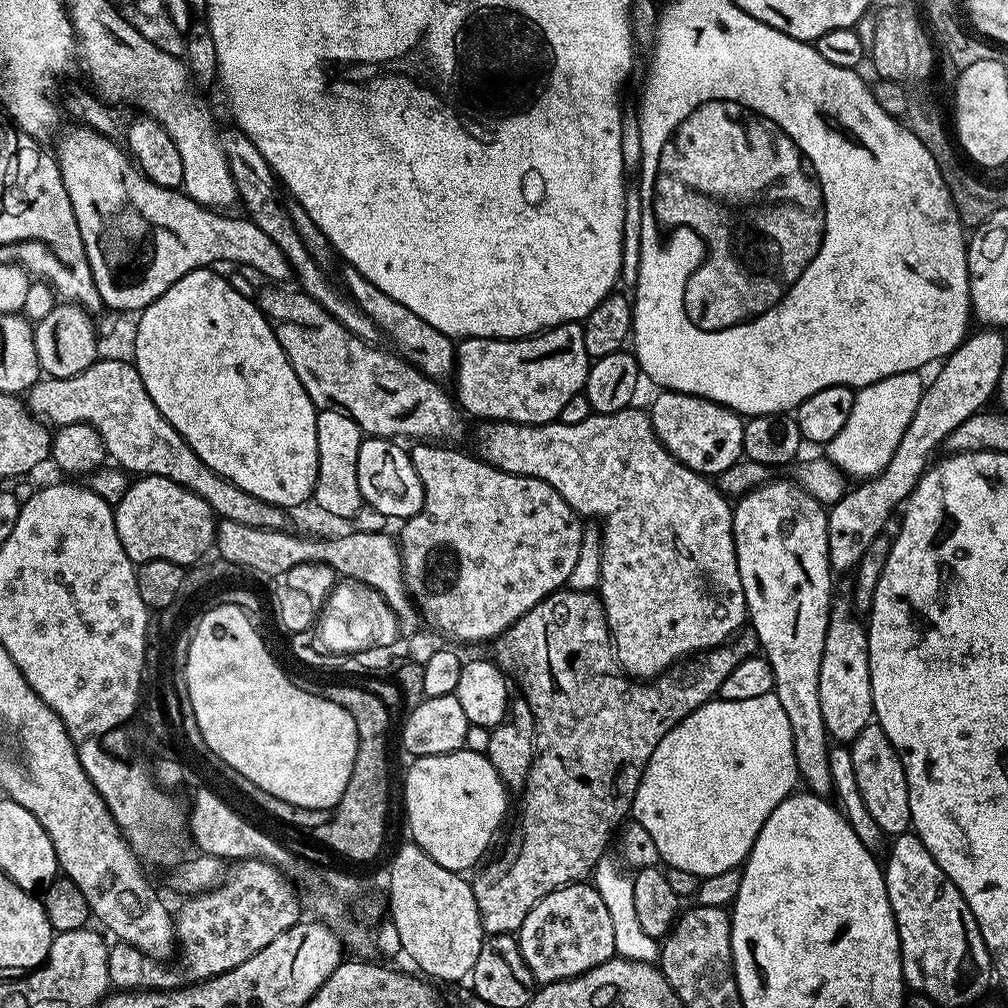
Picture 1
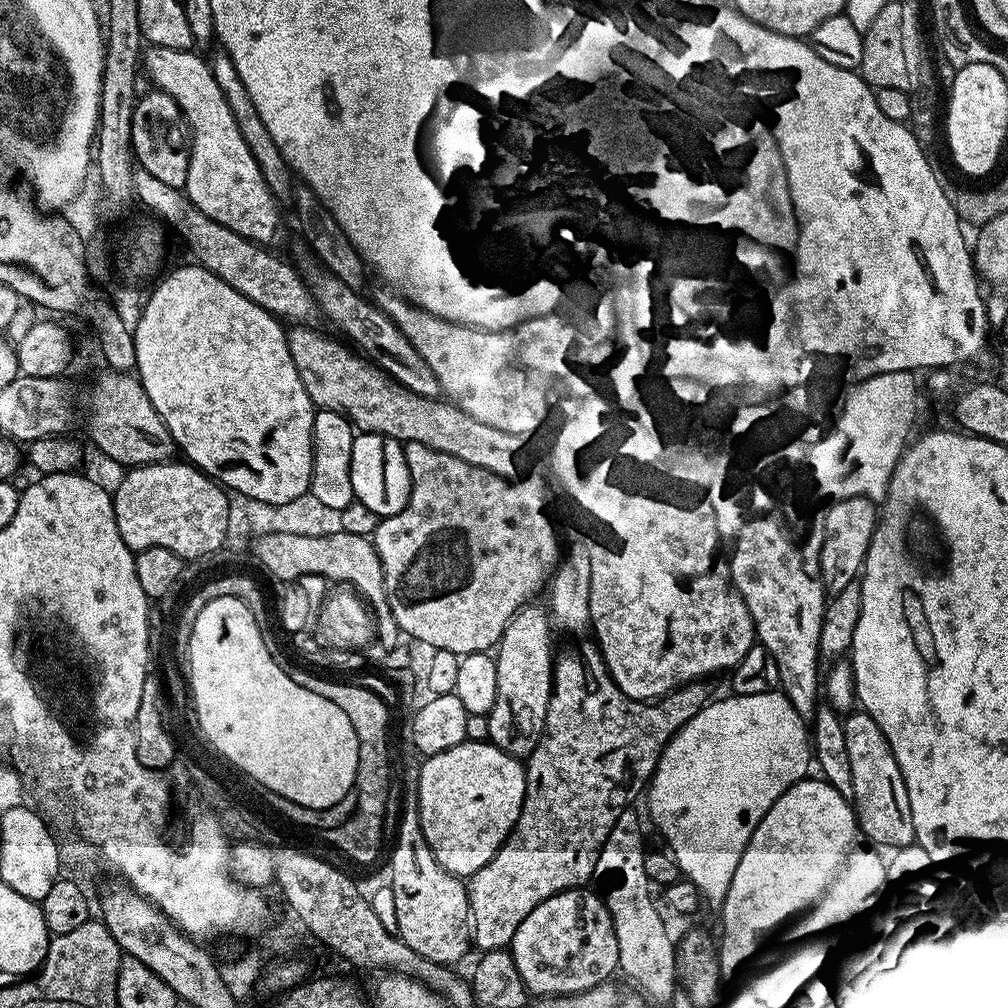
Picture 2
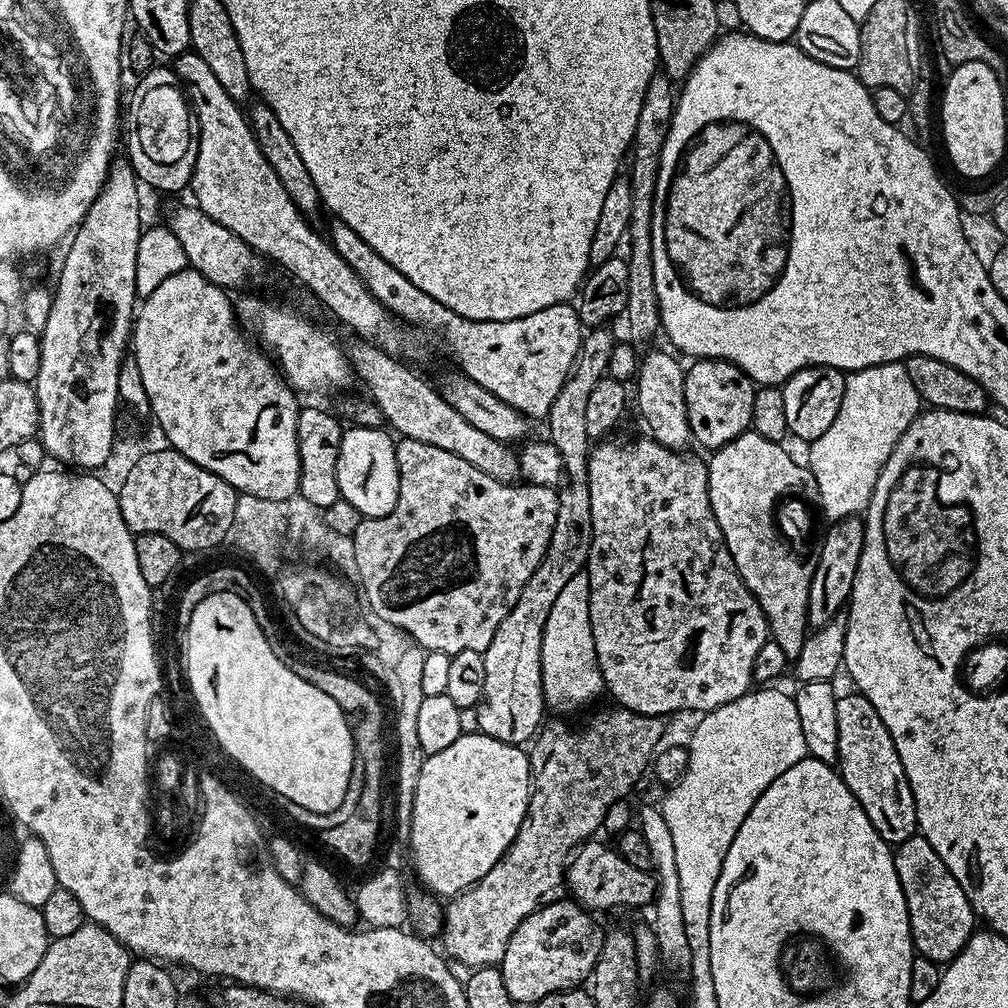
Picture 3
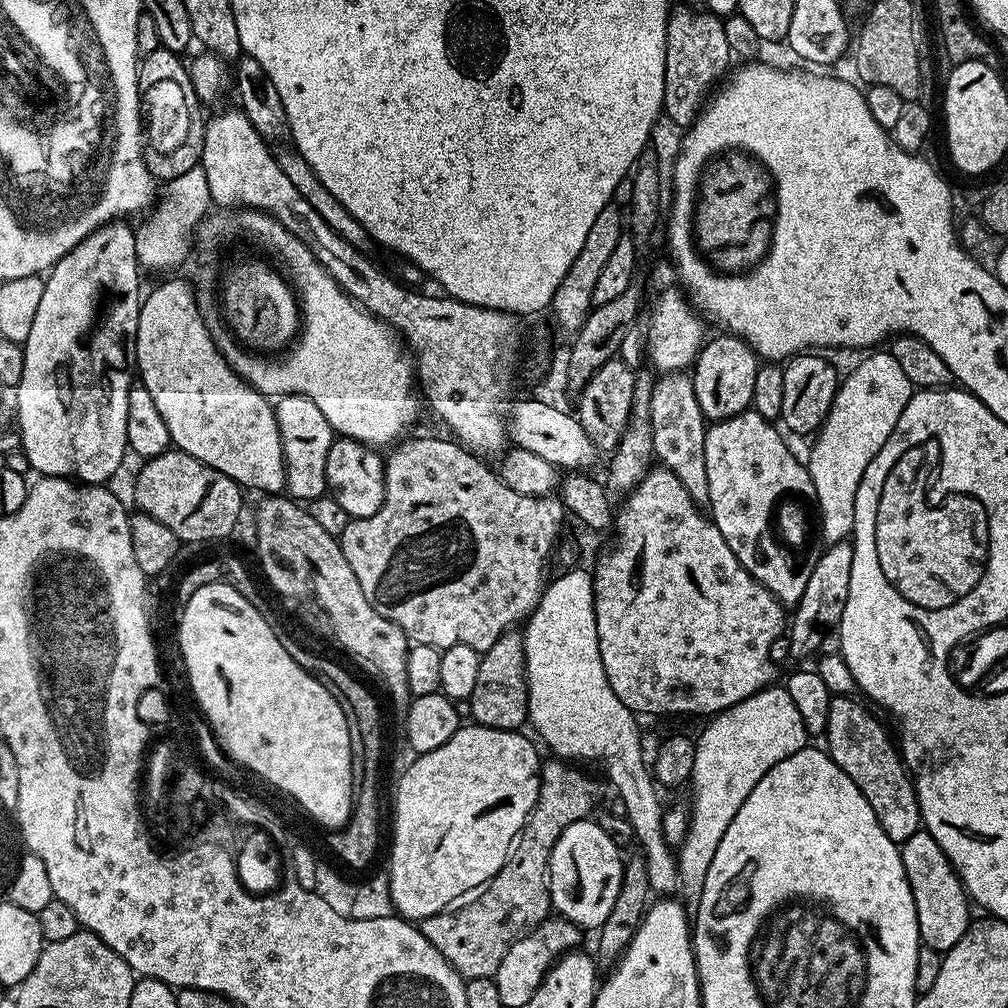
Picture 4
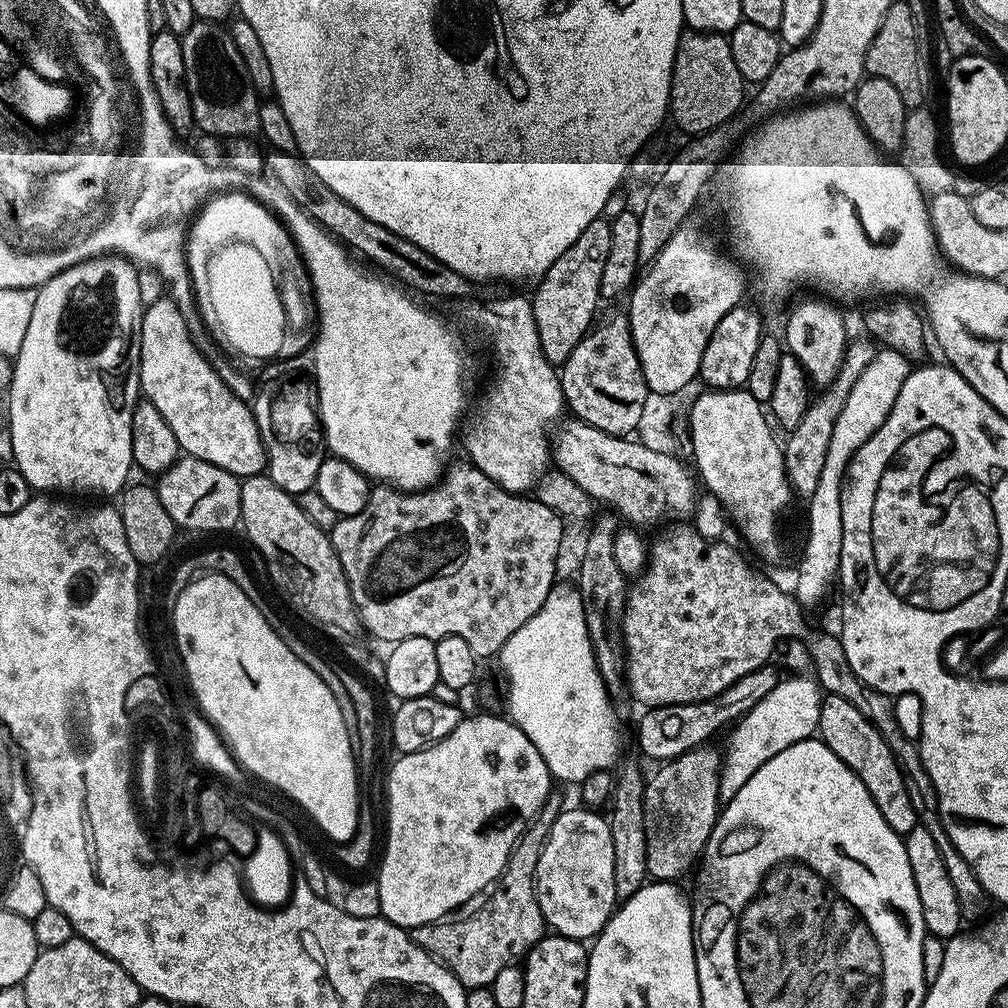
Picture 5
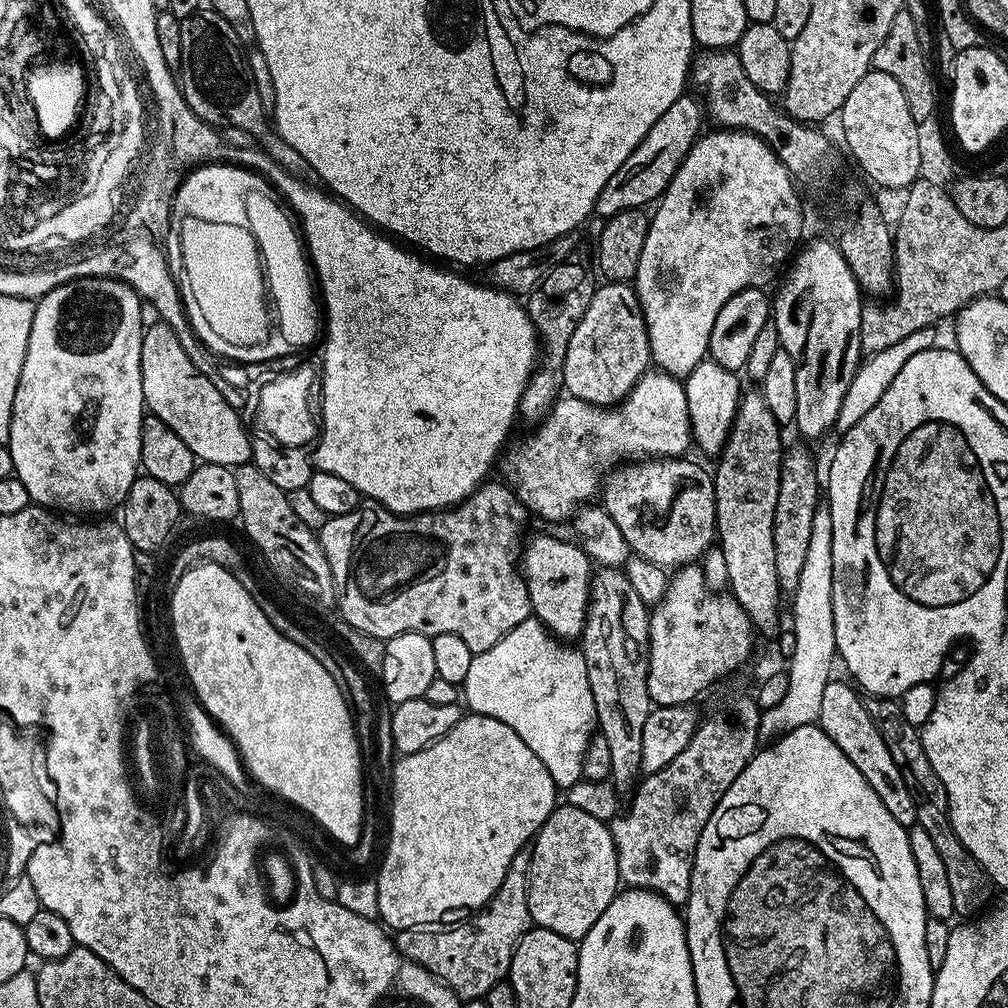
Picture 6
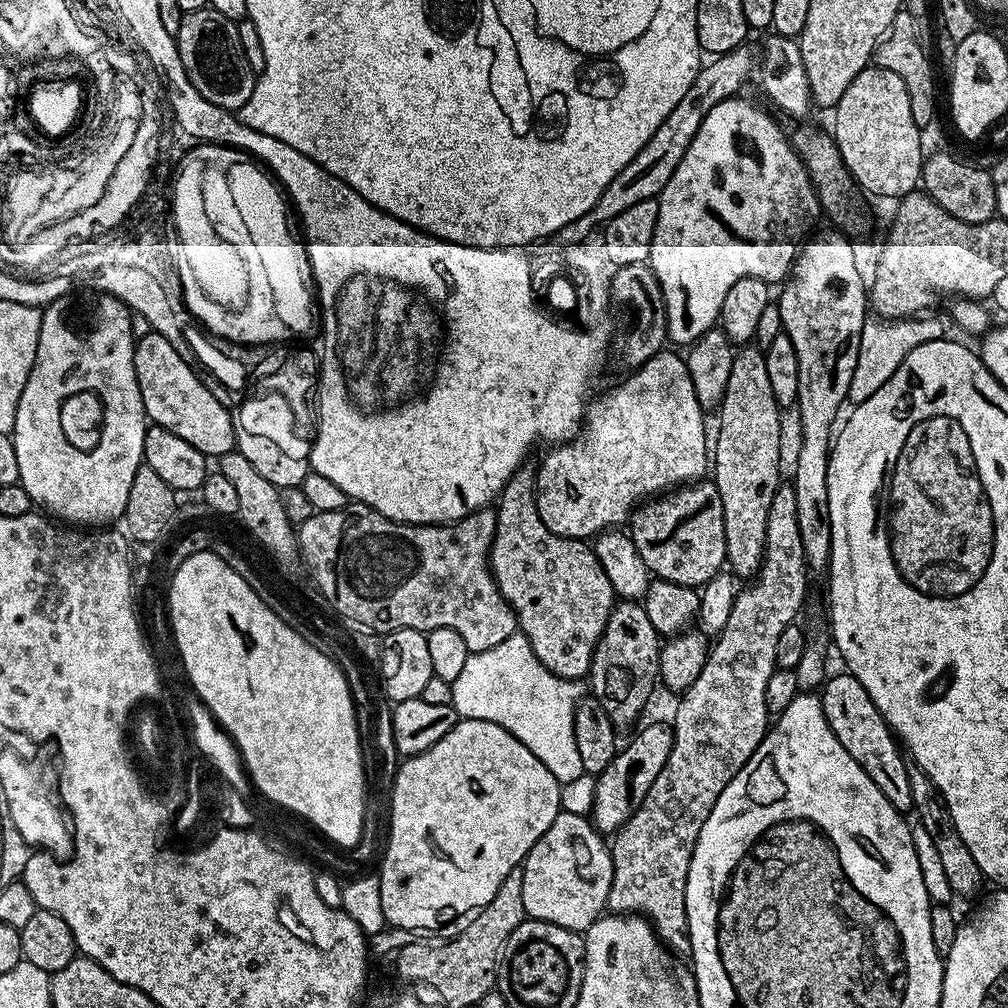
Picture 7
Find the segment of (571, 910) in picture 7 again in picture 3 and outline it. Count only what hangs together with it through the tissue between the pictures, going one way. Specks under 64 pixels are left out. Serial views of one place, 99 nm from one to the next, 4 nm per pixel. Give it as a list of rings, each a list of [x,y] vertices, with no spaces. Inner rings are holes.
[[[599,840],[582,844],[566,868],[566,886],[571,897],[589,911],[608,910],[622,906],[648,907],[656,899],[656,877],[652,872],[635,869],[613,847]]]

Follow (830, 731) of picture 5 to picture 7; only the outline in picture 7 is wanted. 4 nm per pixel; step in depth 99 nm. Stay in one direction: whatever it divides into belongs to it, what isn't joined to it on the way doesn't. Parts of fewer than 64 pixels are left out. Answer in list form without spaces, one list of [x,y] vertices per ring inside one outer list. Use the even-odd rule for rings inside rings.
[[[850,674],[843,675],[829,675],[819,693],[820,705],[824,707],[830,730],[834,730],[838,742],[846,746],[850,758],[854,758],[854,762],[862,766],[862,770],[871,778],[874,786],[878,786],[878,790],[886,794],[890,806],[894,806],[901,814],[911,813],[910,778],[905,753],[892,729],[882,718],[878,706],[874,706],[870,694],[866,694],[862,682],[858,682],[858,678]]]

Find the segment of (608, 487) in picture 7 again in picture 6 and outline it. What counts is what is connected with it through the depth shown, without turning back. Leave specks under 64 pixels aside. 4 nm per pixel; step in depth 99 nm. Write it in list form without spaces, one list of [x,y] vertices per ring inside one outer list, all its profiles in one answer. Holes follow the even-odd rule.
[[[649,370],[644,373],[644,376],[636,383],[632,393],[624,399],[620,404],[611,408],[600,408],[596,404],[587,404],[575,398],[560,398],[550,409],[548,416],[543,424],[539,424],[532,432],[533,436],[528,436],[512,453],[509,451],[508,456],[508,472],[512,475],[510,479],[511,487],[516,493],[516,497],[522,501],[524,507],[528,509],[533,517],[541,516],[544,520],[568,520],[571,521],[575,517],[578,509],[581,506],[587,505],[588,500],[592,495],[599,493],[602,488],[602,481],[605,479],[606,473],[625,463],[636,462],[641,458],[680,458],[685,455],[684,452],[693,443],[692,427],[690,426],[690,418],[688,417],[688,407],[686,406],[686,394],[684,393],[684,385],[675,376],[671,376],[669,372],[659,370]]]

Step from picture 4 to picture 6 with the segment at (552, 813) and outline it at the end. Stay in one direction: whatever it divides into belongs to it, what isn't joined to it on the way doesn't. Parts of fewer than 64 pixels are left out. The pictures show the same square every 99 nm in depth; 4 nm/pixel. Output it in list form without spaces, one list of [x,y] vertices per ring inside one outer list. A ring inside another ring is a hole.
[[[521,850],[512,859],[506,870],[506,878],[502,878],[502,886],[498,886],[498,890],[488,899],[488,903],[473,915],[476,916],[473,920],[468,920],[457,928],[448,928],[445,932],[436,932],[440,930],[429,930],[427,927],[399,929],[394,936],[398,951],[407,960],[422,965],[428,973],[448,985],[452,993],[459,996],[461,1001],[478,1000],[484,997],[495,984],[501,983],[507,977],[516,944],[533,923],[527,905],[529,857],[527,851]]]

